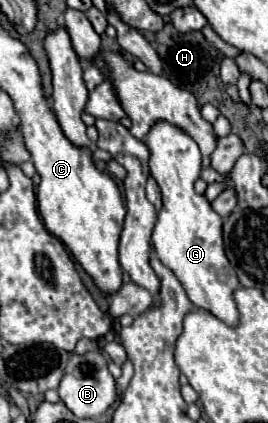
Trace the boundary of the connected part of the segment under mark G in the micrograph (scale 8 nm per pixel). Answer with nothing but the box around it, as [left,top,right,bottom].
[144,121,240,325]

